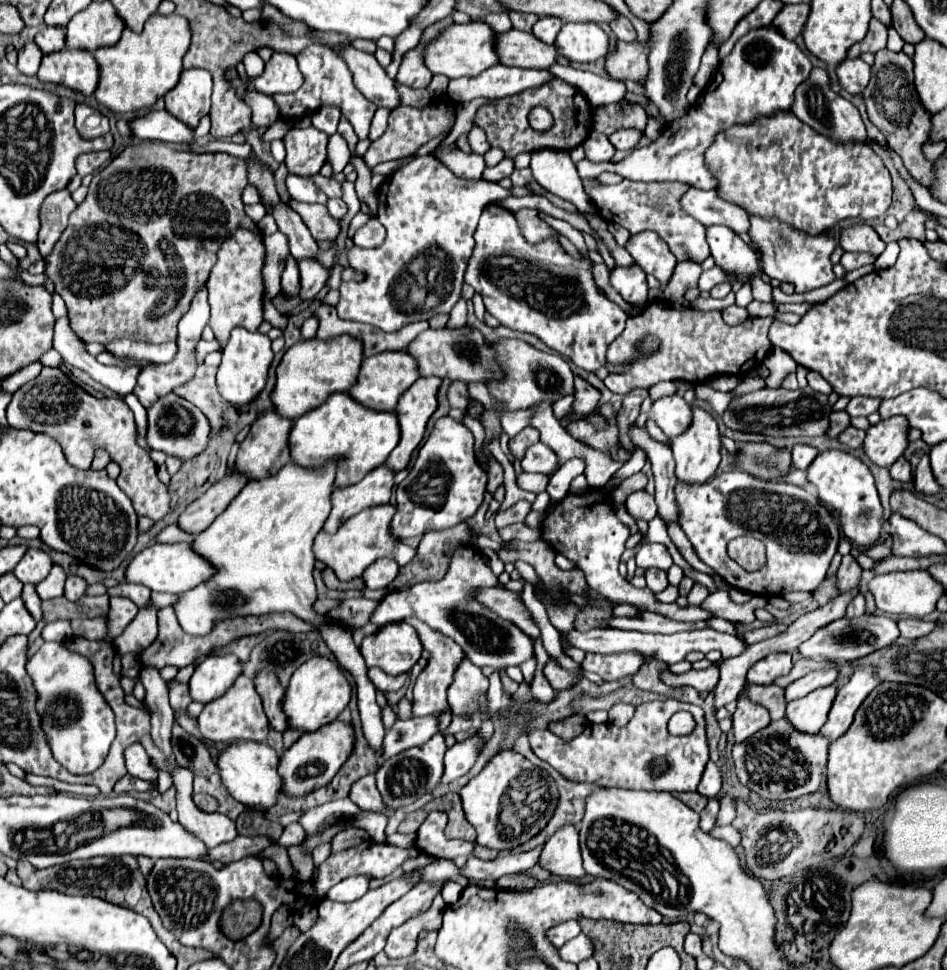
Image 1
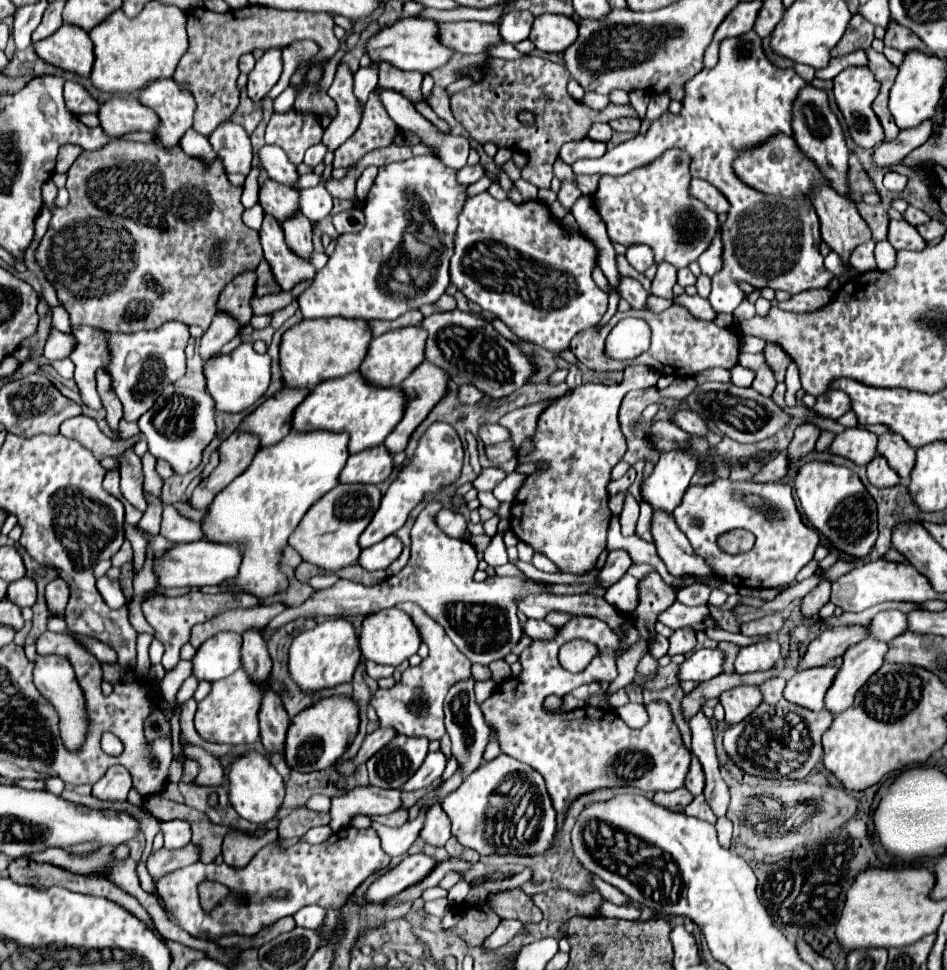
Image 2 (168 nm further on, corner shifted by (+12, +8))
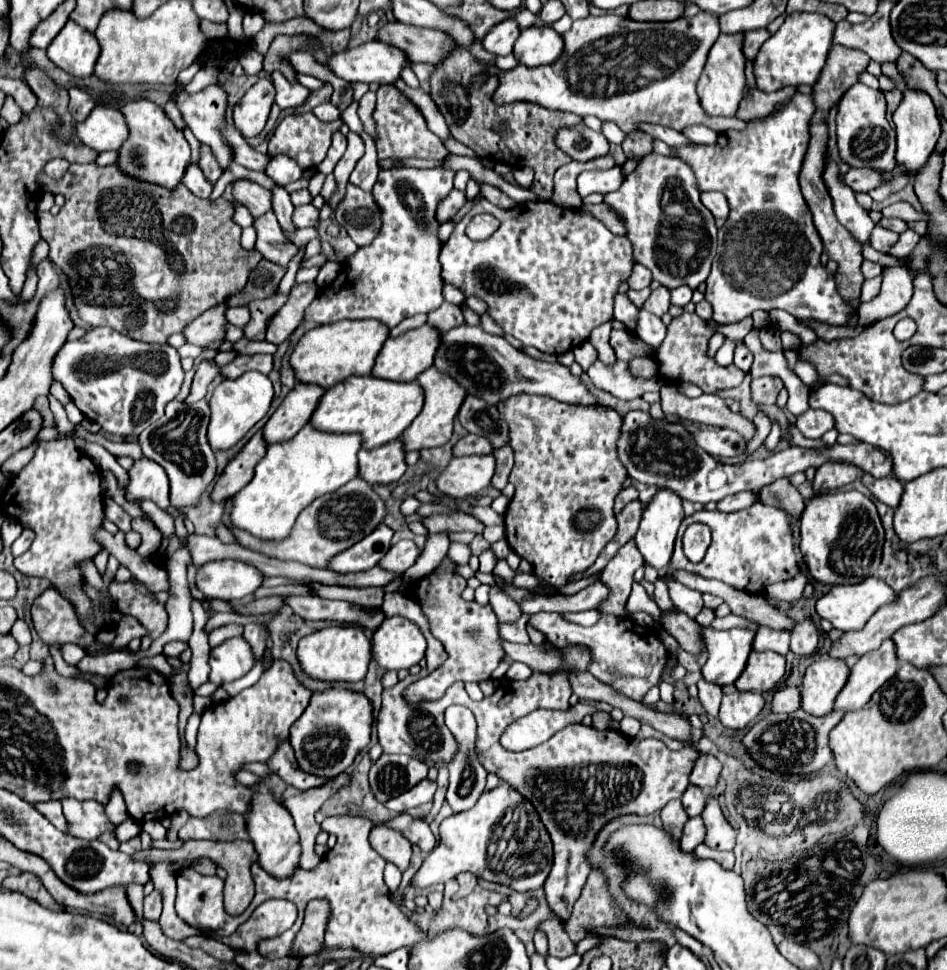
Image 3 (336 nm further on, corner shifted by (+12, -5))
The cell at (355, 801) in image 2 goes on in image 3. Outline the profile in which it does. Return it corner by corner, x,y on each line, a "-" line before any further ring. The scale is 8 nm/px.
398,814
388,822
384,822
384,826
400,832
404,838
408,838
412,844
418,844
420,848
434,848
436,844
428,824
420,818
412,818
410,814

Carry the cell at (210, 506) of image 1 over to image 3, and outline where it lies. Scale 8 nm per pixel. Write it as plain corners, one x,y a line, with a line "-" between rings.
256,432
244,444
244,448
226,464
224,472
218,476
216,486
210,494
212,502
226,502
240,488
244,488
252,480
254,468
264,454
266,454
266,442
262,438
262,432

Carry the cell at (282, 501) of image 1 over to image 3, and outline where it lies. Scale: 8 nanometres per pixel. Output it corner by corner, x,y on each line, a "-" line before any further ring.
308,424
292,440
268,446
264,458
256,466
254,478
232,498
232,526
246,530
260,540
280,542
288,538
300,510
312,504
314,498
336,492
356,476
358,450
358,434
318,432

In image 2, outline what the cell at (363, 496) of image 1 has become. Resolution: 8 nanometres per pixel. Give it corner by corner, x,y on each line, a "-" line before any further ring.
386,445
368,447
356,455
350,455
344,471
340,473
340,483
382,483
394,469
392,453

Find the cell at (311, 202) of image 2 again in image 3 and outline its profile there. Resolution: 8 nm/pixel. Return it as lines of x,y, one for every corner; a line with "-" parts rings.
304,204
304,206
296,206
294,208
294,216
292,216
296,228
316,228
318,220
320,220
320,210
314,204

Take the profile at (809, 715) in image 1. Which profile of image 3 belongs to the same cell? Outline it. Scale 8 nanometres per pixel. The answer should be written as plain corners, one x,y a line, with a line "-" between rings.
822,658
808,666
804,674
802,708
812,716
826,716
834,708
838,692
844,688
848,678
848,666
844,660

